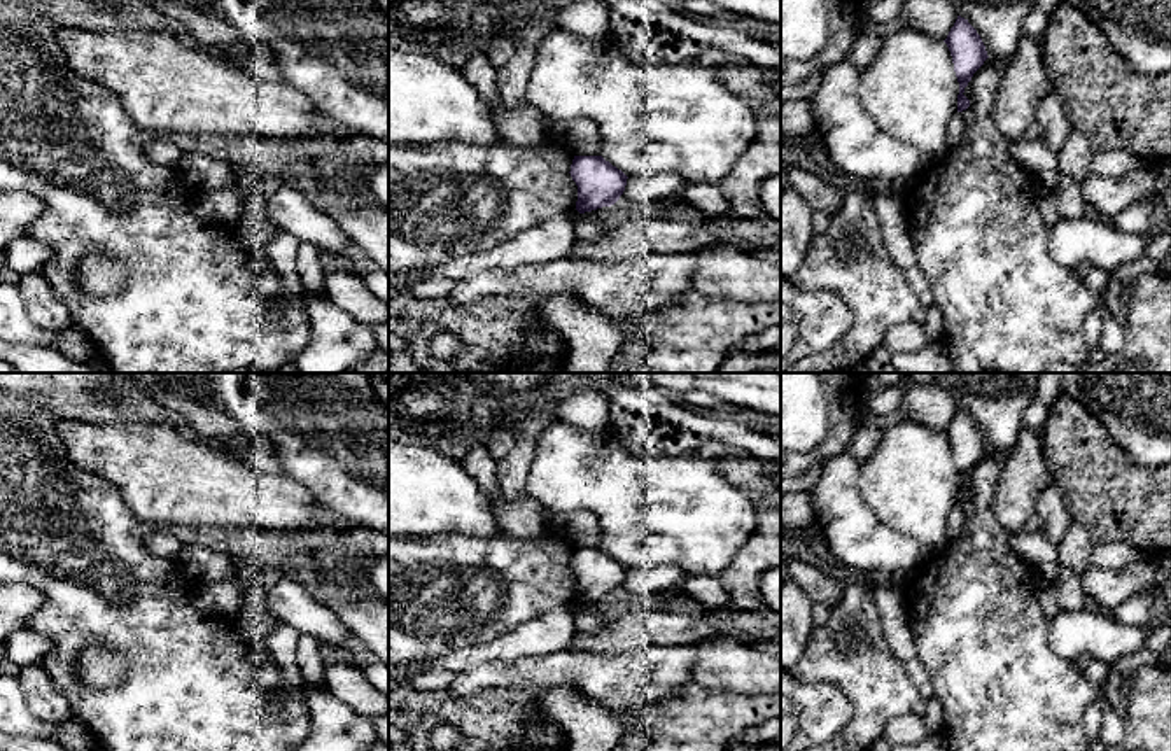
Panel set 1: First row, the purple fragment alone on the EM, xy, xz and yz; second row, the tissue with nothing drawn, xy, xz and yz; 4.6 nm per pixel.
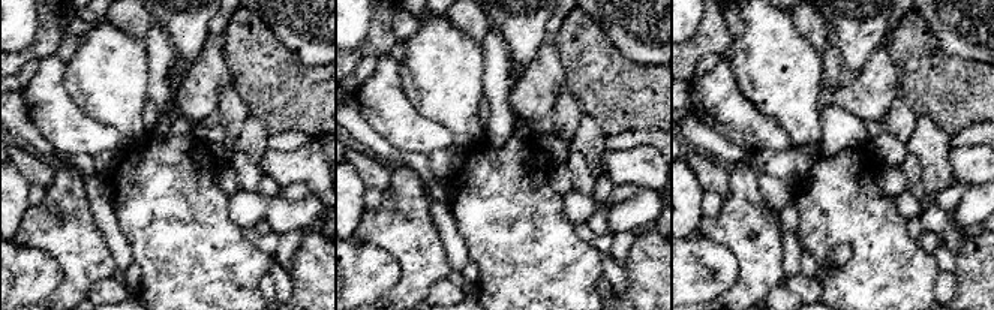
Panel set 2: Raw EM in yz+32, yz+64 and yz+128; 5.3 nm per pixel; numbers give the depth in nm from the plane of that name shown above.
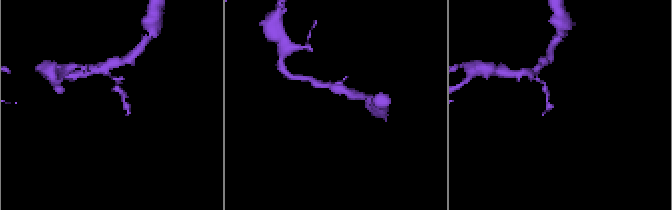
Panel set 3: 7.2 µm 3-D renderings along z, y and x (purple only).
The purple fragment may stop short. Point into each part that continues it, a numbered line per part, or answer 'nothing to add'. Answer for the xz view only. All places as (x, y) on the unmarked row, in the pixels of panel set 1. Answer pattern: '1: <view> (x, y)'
nothing to add

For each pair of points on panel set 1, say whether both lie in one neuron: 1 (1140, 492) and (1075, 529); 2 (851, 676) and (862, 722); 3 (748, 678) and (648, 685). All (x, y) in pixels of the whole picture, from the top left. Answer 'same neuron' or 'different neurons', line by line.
1: different neurons
2: same neuron
3: different neurons

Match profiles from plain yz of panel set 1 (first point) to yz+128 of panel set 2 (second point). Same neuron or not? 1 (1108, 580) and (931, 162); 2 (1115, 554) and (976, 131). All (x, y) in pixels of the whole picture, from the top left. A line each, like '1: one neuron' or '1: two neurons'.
1: two neurons
2: one neuron

